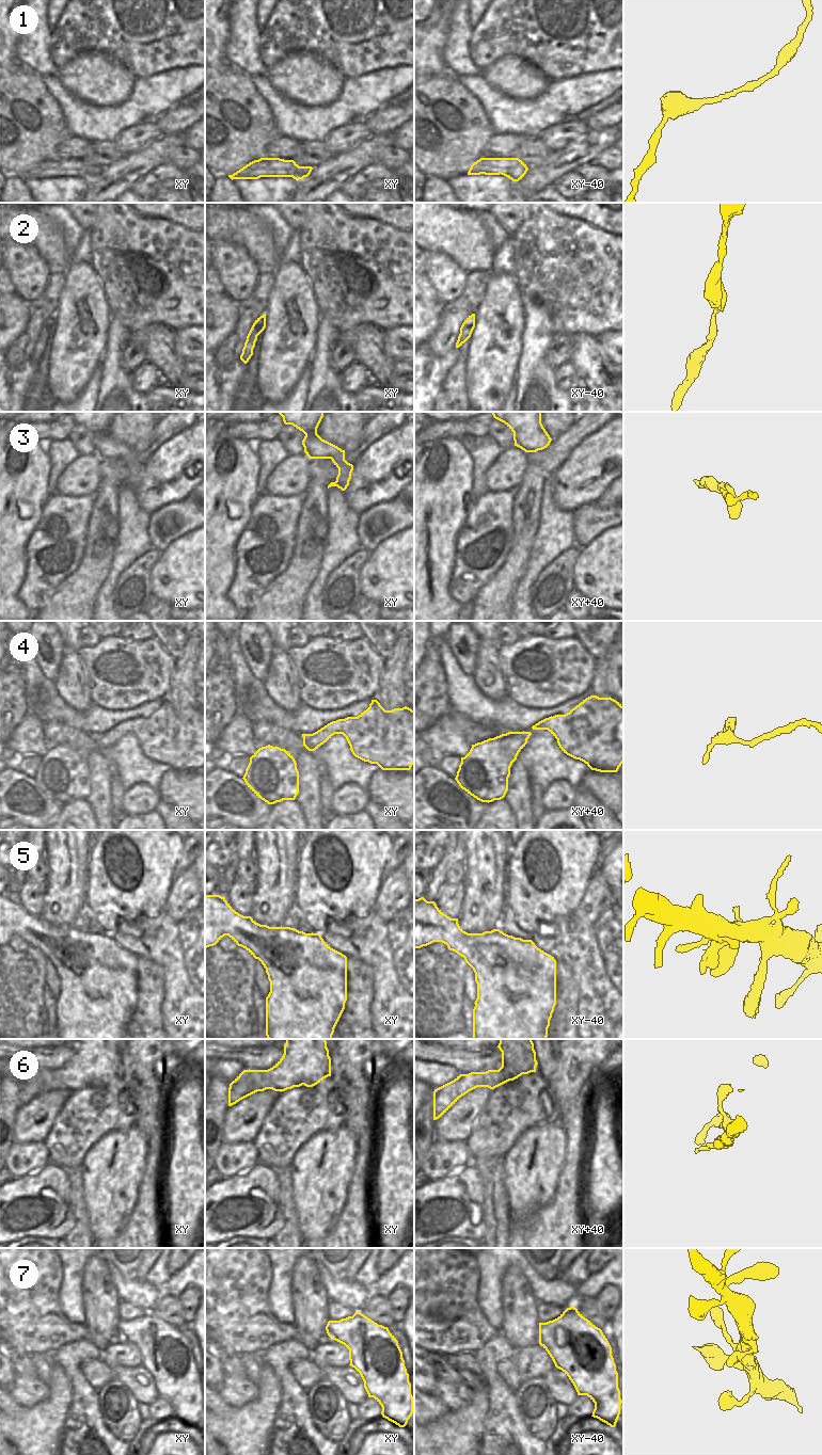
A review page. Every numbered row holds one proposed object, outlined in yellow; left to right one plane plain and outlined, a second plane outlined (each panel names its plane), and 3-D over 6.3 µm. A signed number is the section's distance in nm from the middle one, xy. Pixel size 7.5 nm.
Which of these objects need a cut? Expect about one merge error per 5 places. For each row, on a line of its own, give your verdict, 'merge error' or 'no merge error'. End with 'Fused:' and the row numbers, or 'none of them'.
1: no merge error
2: no merge error
3: no merge error
4: no merge error
5: no merge error
6: no merge error
7: no merge error
Fused: none of them

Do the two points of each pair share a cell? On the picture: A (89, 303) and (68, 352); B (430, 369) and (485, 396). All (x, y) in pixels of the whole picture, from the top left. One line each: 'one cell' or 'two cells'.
A: one cell
B: two cells

